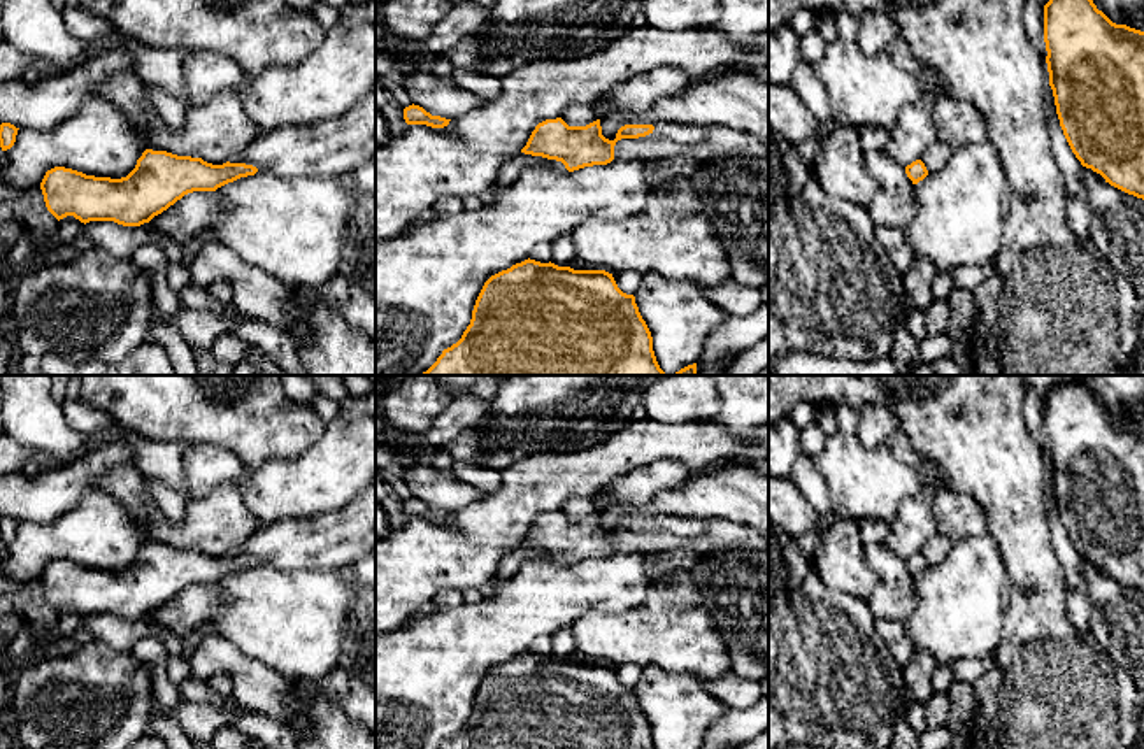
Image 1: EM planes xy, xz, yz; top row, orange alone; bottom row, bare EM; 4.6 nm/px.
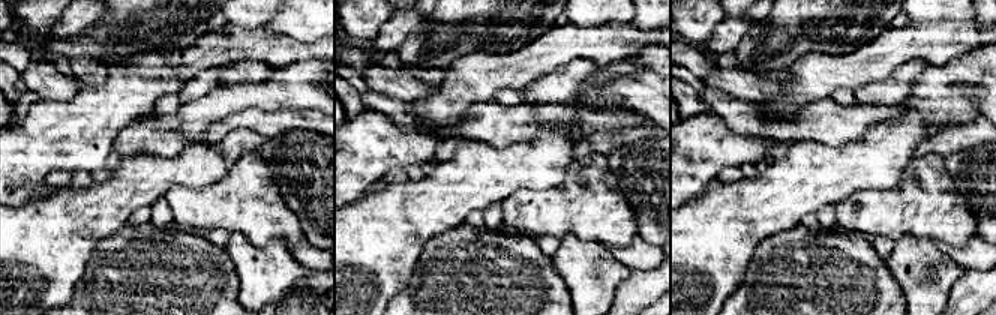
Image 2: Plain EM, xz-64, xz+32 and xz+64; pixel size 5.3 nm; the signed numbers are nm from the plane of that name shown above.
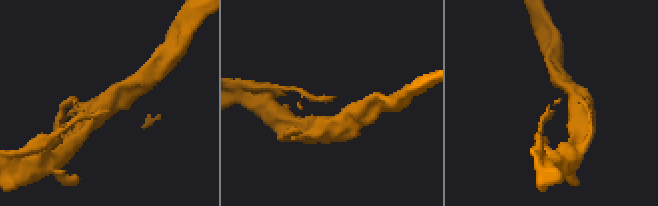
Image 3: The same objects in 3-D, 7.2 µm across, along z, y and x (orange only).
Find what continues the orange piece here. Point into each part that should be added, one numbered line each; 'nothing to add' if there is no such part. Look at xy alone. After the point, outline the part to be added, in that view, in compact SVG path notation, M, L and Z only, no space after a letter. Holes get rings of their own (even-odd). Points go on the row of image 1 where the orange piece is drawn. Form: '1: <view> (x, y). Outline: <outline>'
1: xy (334, 148). Outline: M375 88L337 119L261 132L230 163L282 177L340 177L375 156Z

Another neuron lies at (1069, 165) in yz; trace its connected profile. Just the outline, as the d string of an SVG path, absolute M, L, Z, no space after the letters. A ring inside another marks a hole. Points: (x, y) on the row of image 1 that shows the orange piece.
M1051 86L1044 91L1044 116L1049 128L1051 149L1056 158L1056 165L1063 175L1069 198L1077 198L1086 203L1086 188L1083 182L1083 165L1072 153L1063 130L1060 126L1060 119L1056 114L1055 96Z

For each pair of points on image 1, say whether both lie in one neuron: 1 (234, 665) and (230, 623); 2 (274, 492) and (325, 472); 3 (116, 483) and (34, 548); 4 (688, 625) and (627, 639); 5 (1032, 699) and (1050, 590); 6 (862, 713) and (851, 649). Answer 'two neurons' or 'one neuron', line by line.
1: two neurons
2: one neuron
3: two neurons
4: one neuron
5: one neuron
6: one neuron

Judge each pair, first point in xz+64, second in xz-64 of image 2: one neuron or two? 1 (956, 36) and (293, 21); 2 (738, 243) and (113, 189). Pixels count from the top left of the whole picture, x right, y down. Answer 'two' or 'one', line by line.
1: two
2: one

